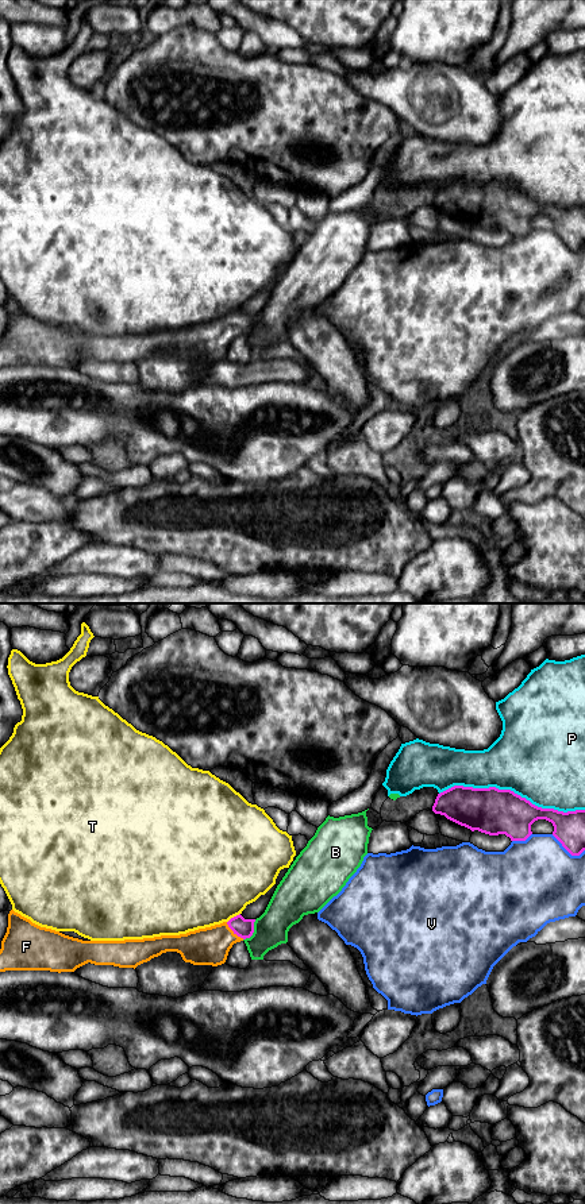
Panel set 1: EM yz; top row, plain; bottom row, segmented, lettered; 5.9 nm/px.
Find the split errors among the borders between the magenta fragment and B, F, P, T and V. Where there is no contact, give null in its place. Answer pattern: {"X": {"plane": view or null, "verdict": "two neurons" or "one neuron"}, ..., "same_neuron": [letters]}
{"B": {"plane": "yz", "verdict": "two neurons"}, "F": {"plane": "yz", "verdict": "one neuron"}, "P": {"plane": "yz", "verdict": "two neurons"}, "T": {"plane": "yz", "verdict": "two neurons"}, "V": {"plane": "yz", "verdict": "two neurons"}, "same_neuron": ["F"]}

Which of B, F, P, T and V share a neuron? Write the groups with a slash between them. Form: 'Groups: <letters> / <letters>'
Groups: B / F / P / T / V

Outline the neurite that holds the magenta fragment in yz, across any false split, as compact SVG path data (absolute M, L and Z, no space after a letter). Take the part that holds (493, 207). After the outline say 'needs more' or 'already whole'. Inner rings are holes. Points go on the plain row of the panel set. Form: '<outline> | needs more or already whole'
M454 181L438 189L435 209L489 231L505 229L511 236L526 236L538 215L553 219L553 231L571 250L585 246L585 205L542 204L511 185Z | already whole

